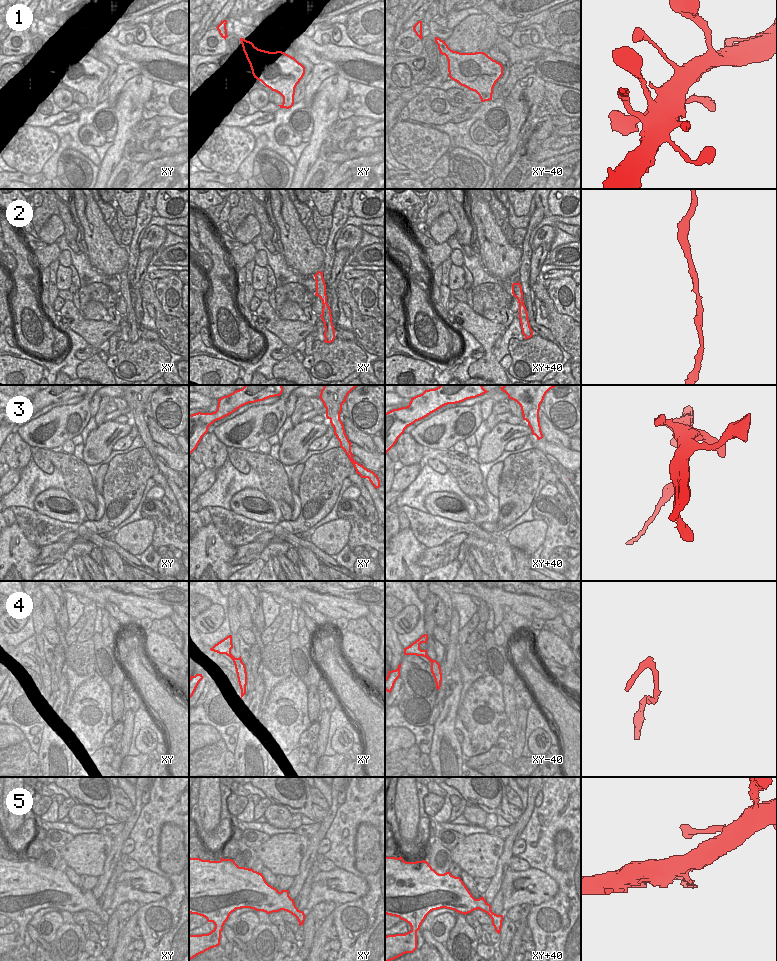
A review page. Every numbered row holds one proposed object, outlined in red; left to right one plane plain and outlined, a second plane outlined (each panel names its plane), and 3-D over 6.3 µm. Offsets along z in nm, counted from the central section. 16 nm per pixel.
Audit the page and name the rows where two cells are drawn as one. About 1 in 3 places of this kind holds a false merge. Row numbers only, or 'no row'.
3, 4, 5.

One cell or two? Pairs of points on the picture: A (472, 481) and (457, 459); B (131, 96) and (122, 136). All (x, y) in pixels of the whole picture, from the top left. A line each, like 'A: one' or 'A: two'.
A: one
B: one

